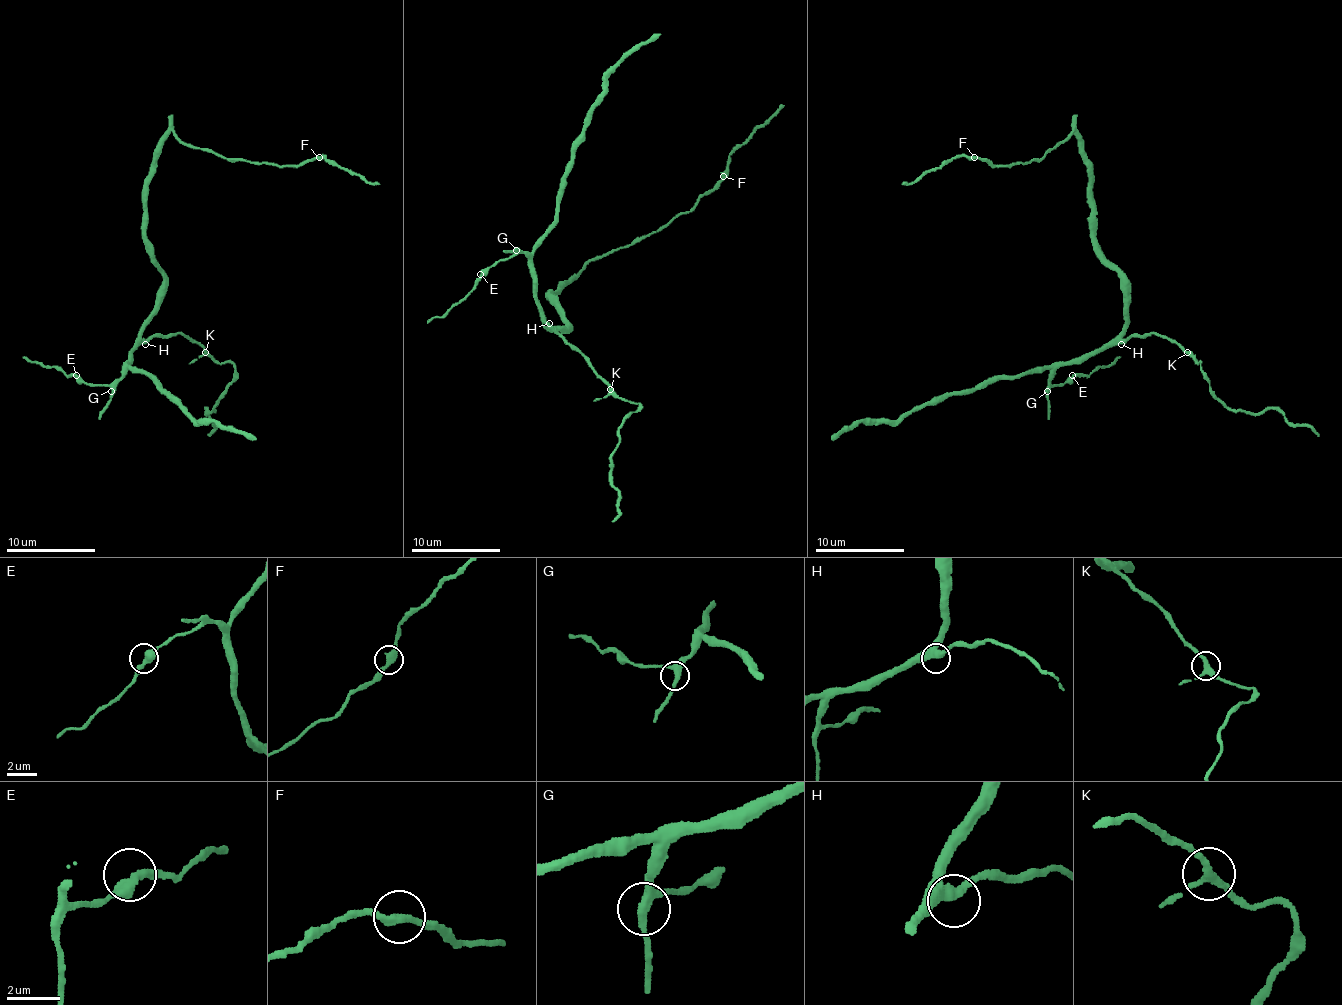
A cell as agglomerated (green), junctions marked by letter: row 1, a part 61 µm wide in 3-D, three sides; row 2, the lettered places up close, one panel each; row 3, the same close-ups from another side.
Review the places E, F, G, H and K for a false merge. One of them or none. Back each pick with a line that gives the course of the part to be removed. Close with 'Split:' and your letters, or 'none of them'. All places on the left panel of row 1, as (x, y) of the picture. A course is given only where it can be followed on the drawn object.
Split: none of them

